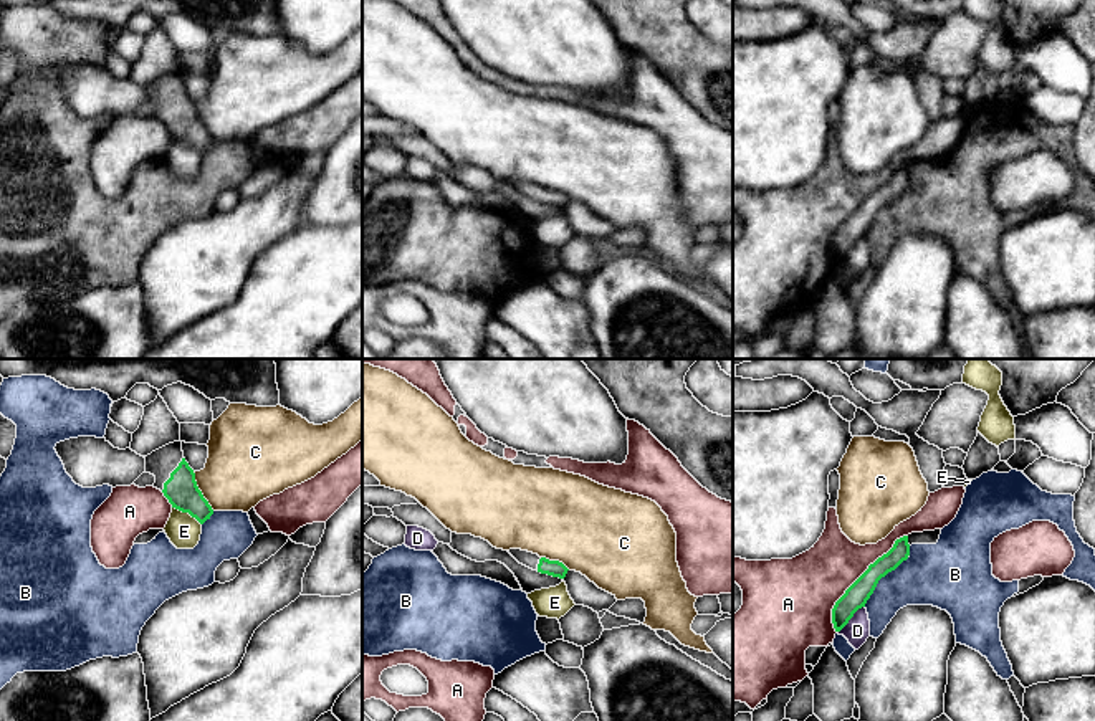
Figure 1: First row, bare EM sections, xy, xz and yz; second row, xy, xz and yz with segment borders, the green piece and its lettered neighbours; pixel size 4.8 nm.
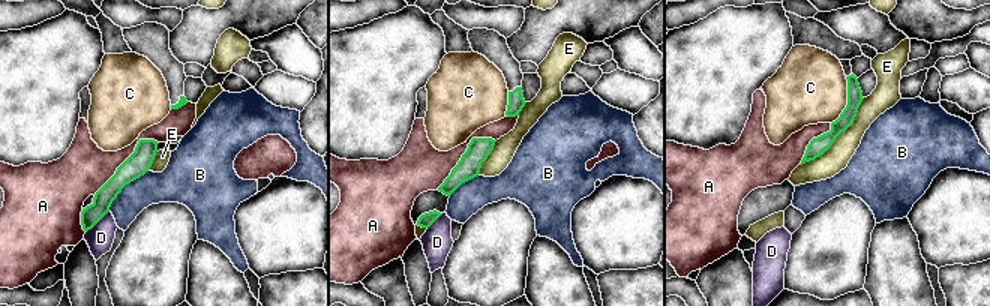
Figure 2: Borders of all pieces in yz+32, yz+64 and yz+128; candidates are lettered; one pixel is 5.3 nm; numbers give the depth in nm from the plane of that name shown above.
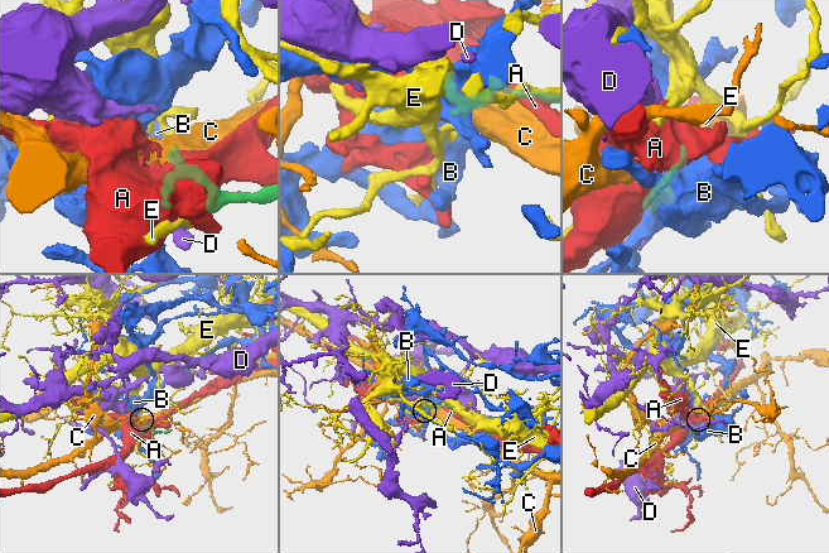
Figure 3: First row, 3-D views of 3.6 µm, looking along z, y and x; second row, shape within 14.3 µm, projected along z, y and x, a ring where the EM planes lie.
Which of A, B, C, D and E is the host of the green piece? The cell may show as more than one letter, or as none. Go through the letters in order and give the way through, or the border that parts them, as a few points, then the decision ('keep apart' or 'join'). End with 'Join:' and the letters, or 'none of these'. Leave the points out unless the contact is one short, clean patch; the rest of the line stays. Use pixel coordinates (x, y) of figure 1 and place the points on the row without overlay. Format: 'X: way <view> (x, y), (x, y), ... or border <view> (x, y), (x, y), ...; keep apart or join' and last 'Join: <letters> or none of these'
A: keep apart
B: keep apart
C: border xy (192, 101), (197, 118), (214, 139); keep apart
D: border yz (864, 235), (837, 262); keep apart
E: keep apart
Join: none of these

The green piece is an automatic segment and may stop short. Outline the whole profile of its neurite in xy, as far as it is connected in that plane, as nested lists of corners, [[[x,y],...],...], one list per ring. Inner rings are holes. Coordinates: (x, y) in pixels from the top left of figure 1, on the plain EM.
[[[180,69],[169,73],[144,88],[144,103],[155,106],[154,117],[164,122],[172,137],[189,142],[200,154],[210,149],[213,139],[197,116],[195,103],[184,88]]]

